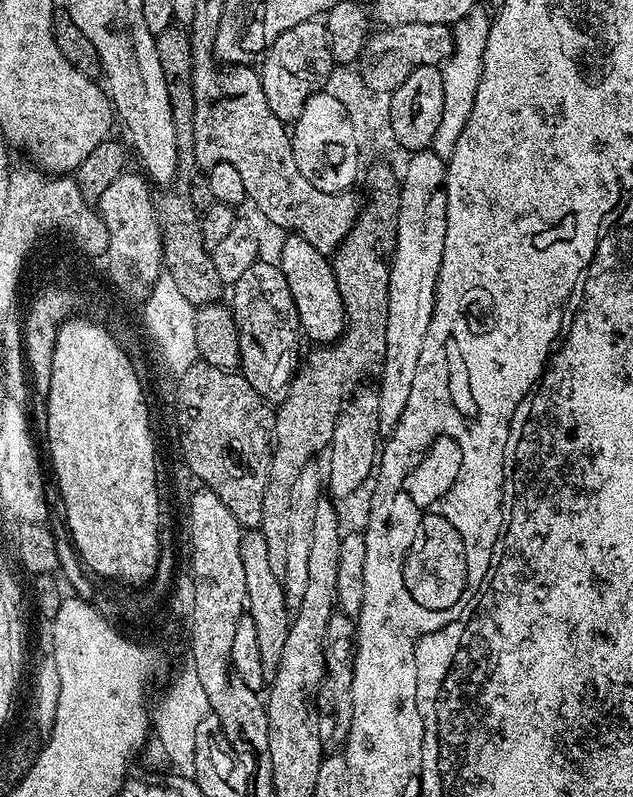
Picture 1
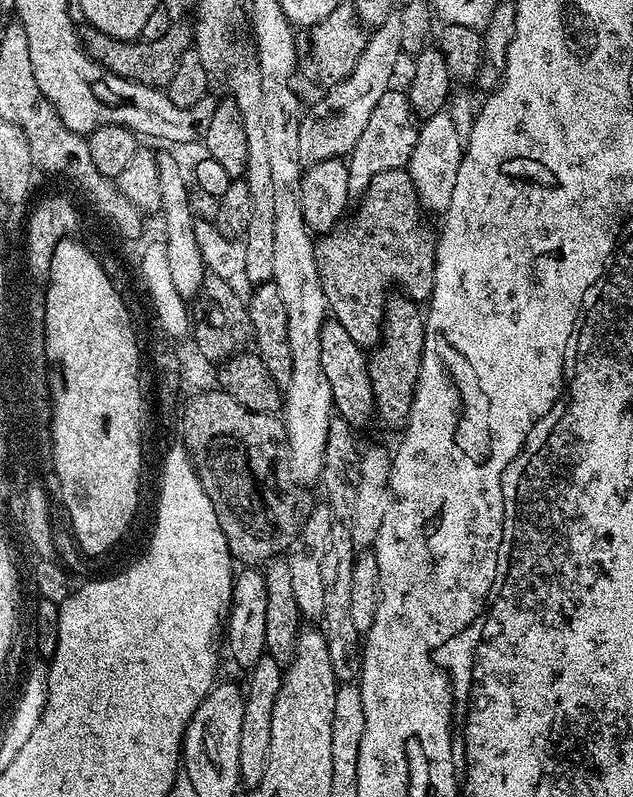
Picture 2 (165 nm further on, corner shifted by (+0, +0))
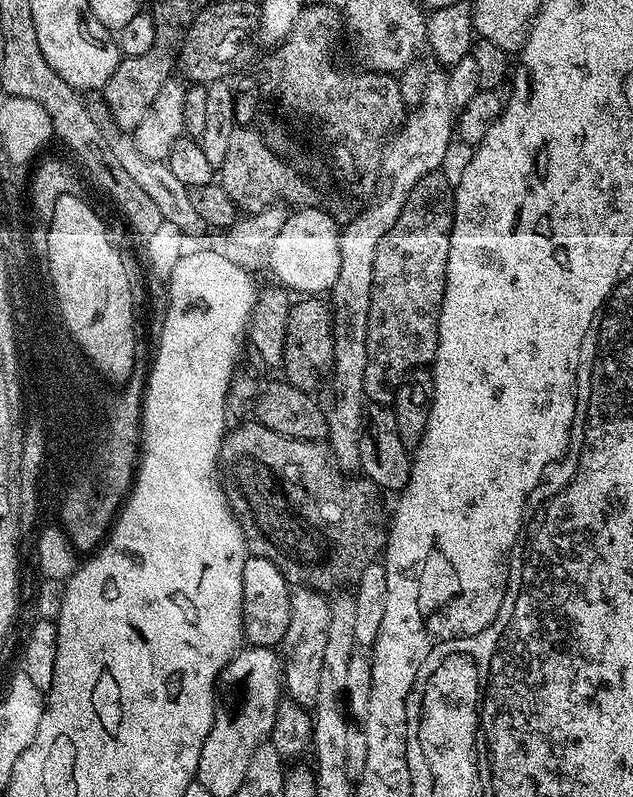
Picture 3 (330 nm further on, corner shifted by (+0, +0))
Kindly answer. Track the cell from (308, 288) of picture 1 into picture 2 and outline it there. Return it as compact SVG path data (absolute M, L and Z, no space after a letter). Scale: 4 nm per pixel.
M334 318L325 319L322 326L322 371L326 373L326 382L330 382L332 407L343 423L356 429L374 420L376 399L368 373L368 356L365 349L360 348L354 338L350 338L342 322Z

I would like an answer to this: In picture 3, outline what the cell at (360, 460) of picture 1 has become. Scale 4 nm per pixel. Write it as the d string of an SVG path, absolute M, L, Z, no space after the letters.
M307 586L297 587L290 598L290 626L286 626L286 638L282 645L284 666L282 686L286 691L287 699L306 709L311 709L316 703L320 675L322 675L322 658L326 651L326 633L329 630L329 597Z

